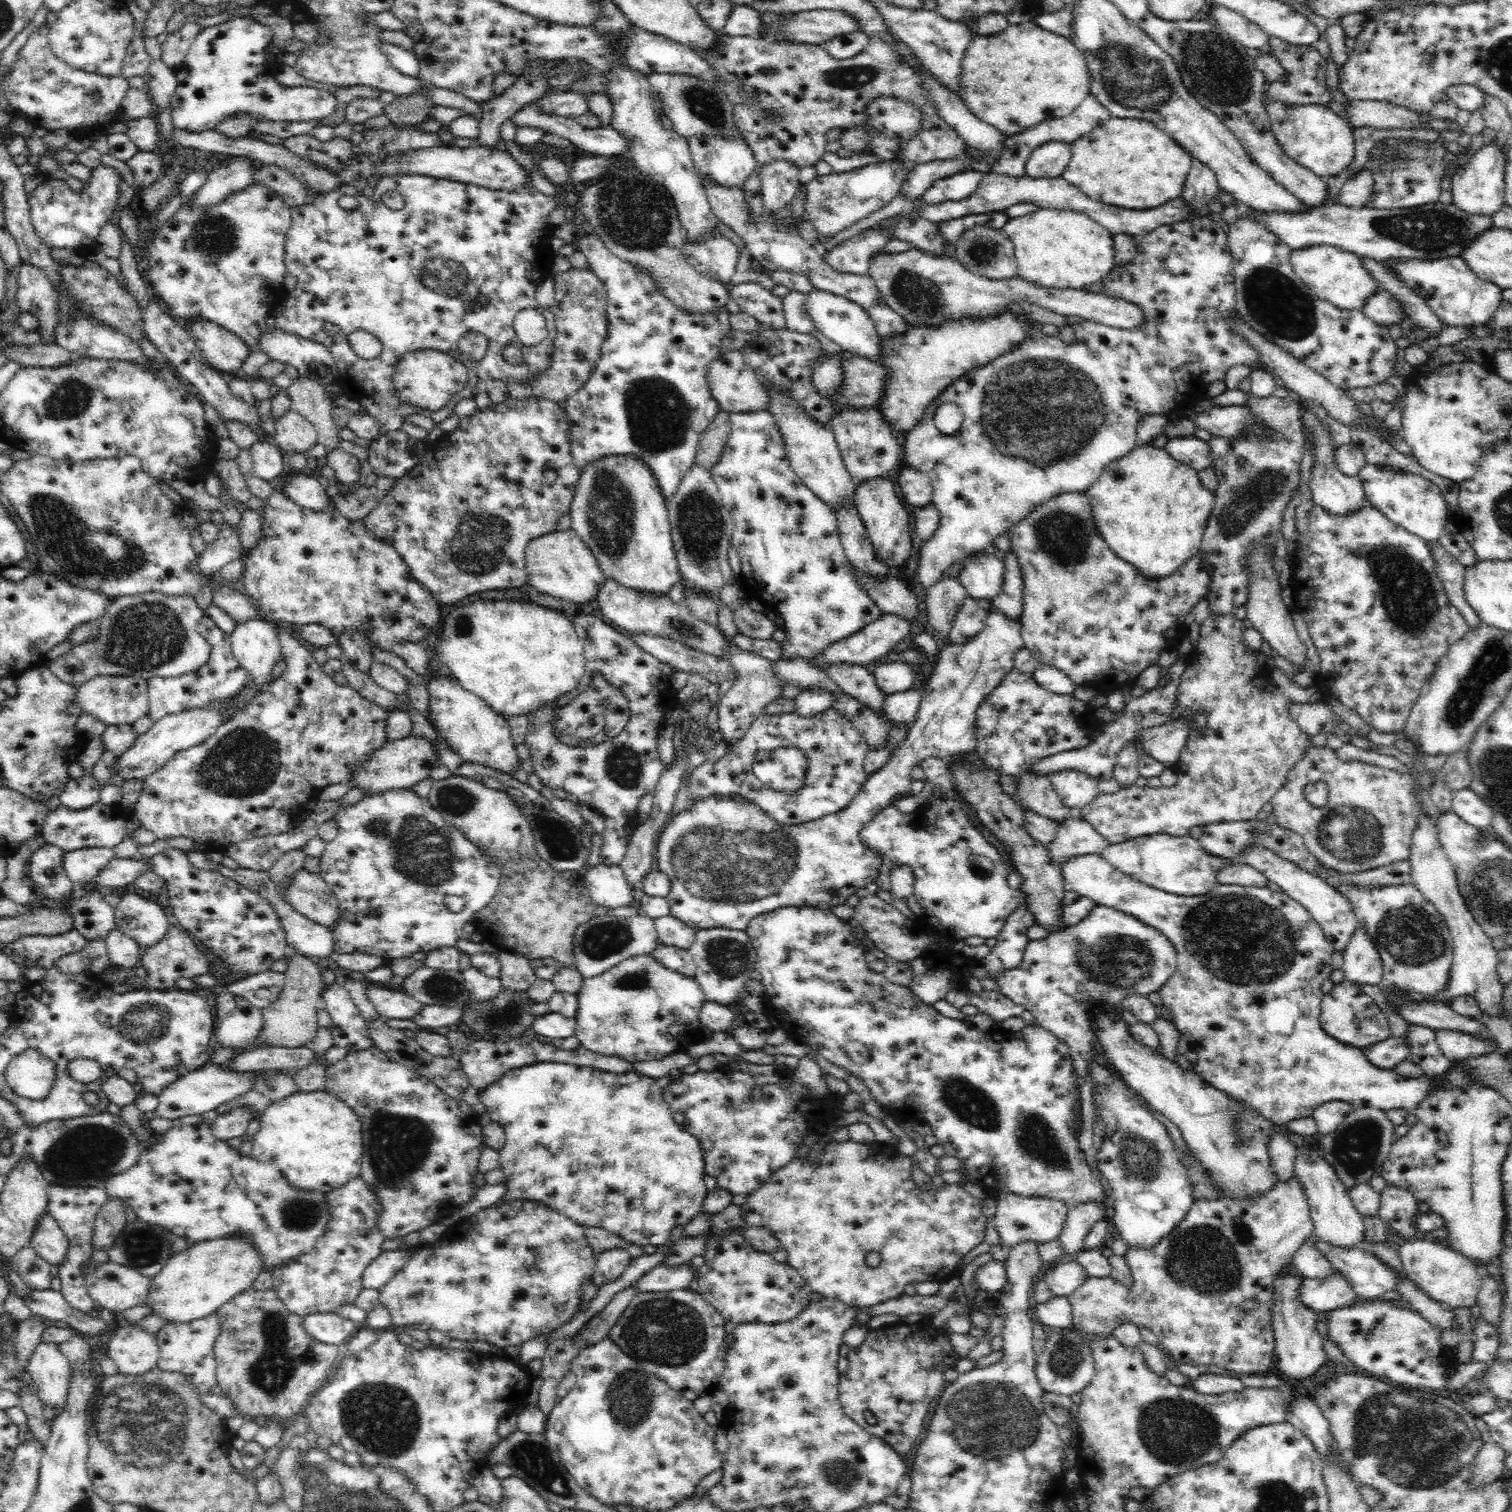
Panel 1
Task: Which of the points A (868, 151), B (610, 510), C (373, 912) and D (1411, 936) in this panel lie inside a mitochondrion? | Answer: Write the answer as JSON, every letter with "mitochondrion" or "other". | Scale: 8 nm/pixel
{"A":"other","B":"mitochondrion","C":"other","D":"mitochondrion"}

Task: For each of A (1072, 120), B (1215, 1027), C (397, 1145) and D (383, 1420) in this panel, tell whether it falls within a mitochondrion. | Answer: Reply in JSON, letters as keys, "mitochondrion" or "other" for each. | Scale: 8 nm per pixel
{"A":"other","B":"other","C":"mitochondrion","D":"mitochondrion"}

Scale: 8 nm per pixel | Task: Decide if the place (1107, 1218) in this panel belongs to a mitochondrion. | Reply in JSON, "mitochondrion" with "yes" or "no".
{"mitochondrion":"no"}

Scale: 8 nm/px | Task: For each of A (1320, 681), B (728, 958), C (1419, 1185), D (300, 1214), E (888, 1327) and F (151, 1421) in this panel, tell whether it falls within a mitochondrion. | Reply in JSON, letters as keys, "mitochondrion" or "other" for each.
{"A":"other","B":"mitochondrion","C":"other","D":"mitochondrion","E":"other","F":"mitochondrion"}

